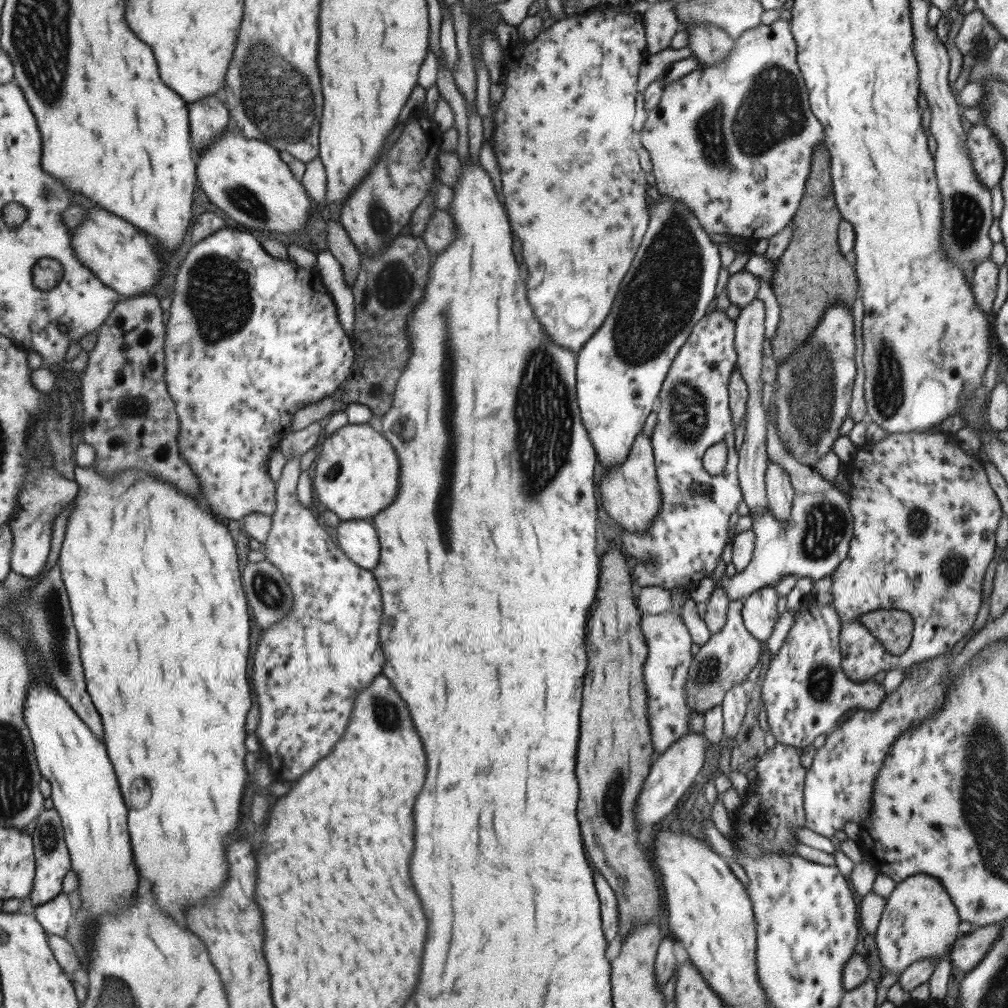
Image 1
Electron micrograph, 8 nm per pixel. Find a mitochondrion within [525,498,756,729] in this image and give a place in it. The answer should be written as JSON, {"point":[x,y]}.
{"point":[710,670]}

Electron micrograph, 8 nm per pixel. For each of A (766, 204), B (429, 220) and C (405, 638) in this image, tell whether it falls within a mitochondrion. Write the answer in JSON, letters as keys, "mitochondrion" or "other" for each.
{"A":"other","B":"other","C":"other"}

